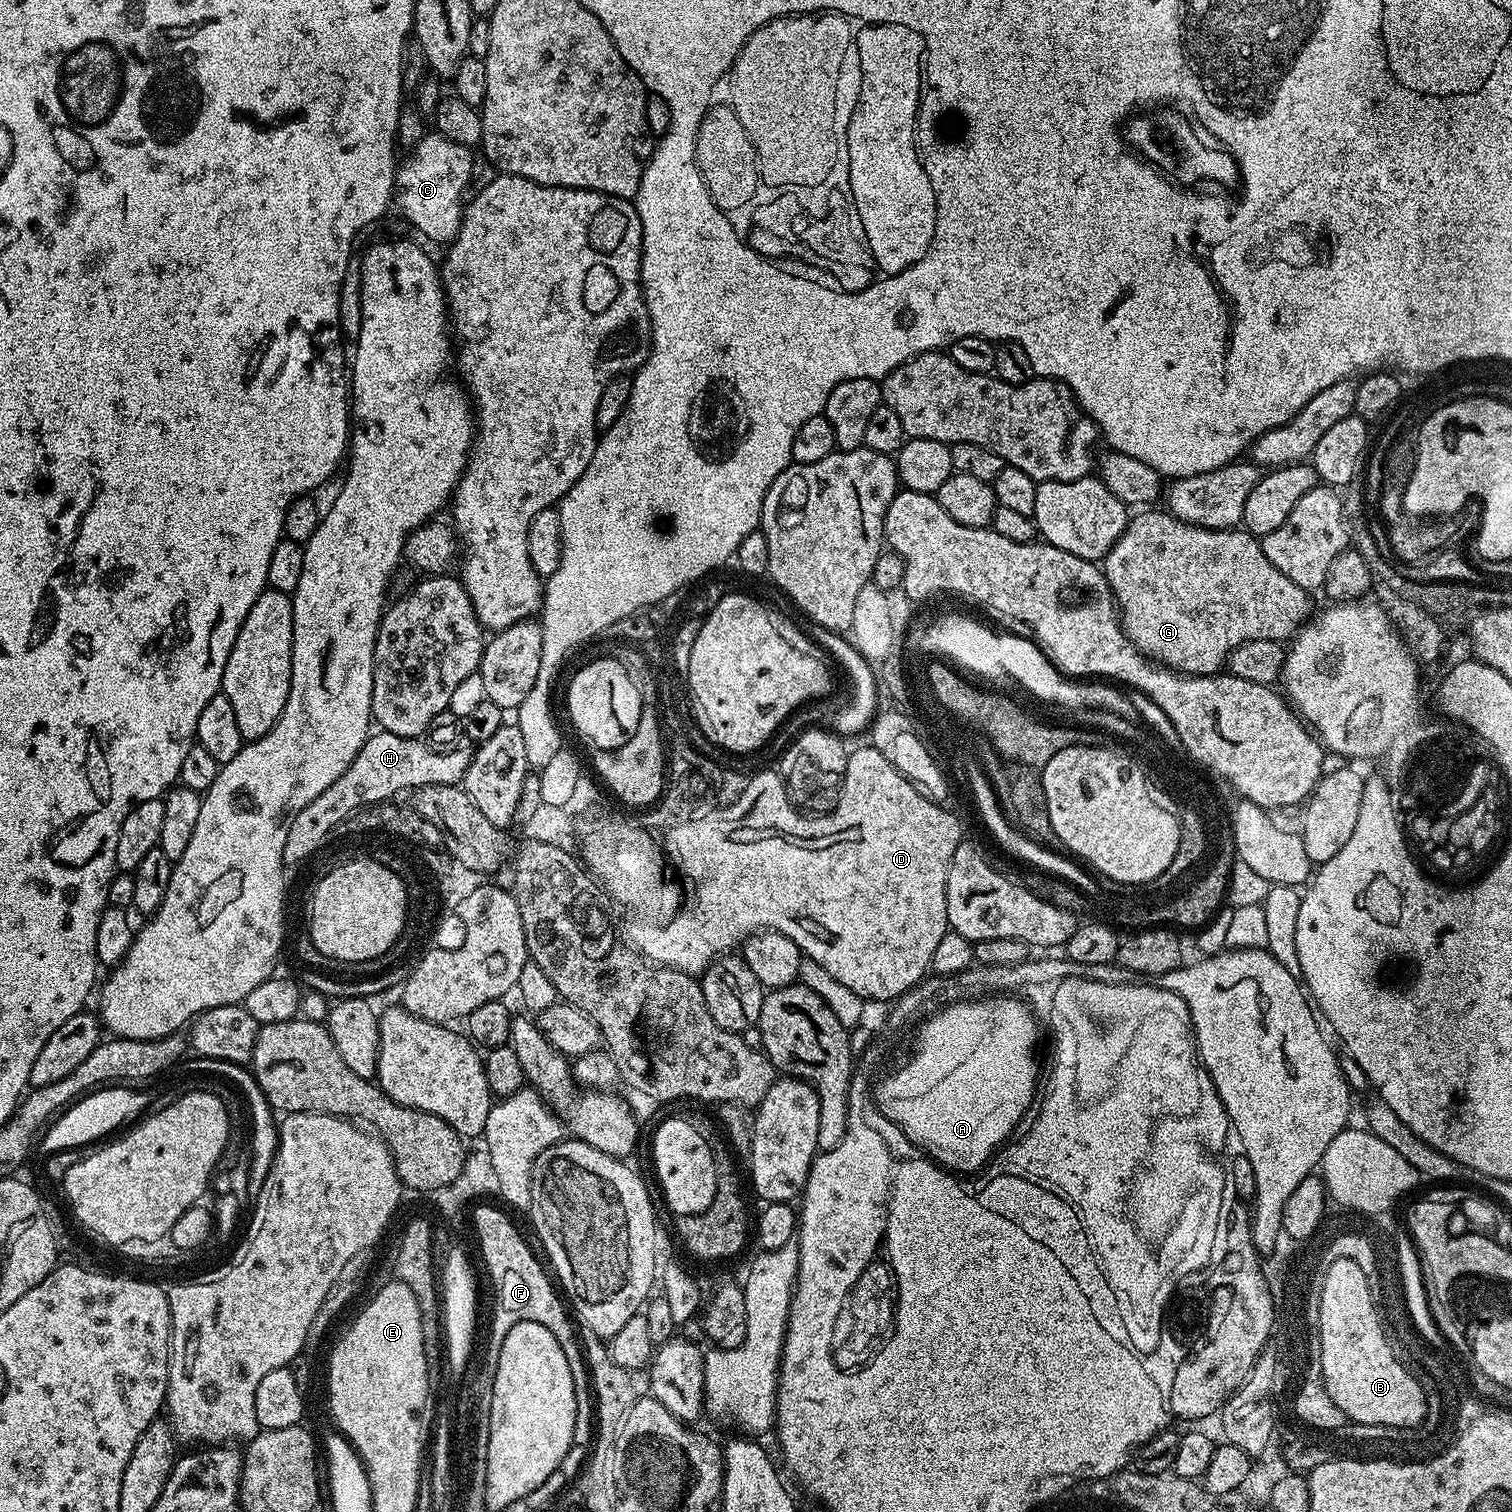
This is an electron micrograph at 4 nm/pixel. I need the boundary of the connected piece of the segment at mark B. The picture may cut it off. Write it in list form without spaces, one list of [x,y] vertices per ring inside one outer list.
[[[1342,1258],[1330,1266],[1322,1282],[1318,1321],[1324,1386],[1353,1424],[1399,1428],[1420,1426],[1428,1412],[1422,1386],[1402,1370],[1400,1357],[1390,1350],[1371,1301],[1366,1275],[1358,1262]]]

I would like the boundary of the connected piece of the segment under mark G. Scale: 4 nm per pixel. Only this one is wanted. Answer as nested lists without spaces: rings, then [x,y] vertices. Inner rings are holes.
[[[1156,510],[1137,511],[1140,513],[1137,516],[1135,513],[1129,519],[1128,525],[1121,531],[1118,542],[1114,542],[1114,546],[1104,554],[1102,561],[1102,571],[1106,582],[1112,588],[1112,598],[1118,609],[1124,634],[1139,652],[1144,653],[1145,657],[1163,664],[1164,667],[1172,669],[1177,674],[1214,676],[1227,665],[1228,655],[1238,646],[1242,646],[1242,642],[1254,642],[1258,638],[1287,641],[1295,636],[1299,632],[1301,624],[1309,619],[1310,613],[1313,611],[1312,600],[1308,597],[1311,596],[1309,589],[1290,582],[1290,578],[1286,578],[1286,574],[1282,574],[1282,570],[1278,570],[1278,566],[1274,566],[1274,562],[1270,562],[1270,558],[1266,558],[1260,540],[1251,532],[1236,528],[1199,528],[1196,524],[1188,524],[1185,520],[1179,520],[1167,510],[1152,511]]]

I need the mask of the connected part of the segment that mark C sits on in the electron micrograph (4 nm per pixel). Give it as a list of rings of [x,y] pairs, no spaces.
[[[432,130],[424,135],[418,142],[416,148],[407,153],[408,156],[399,161],[396,169],[396,186],[394,189],[395,207],[404,211],[404,216],[425,236],[441,246],[447,245],[456,237],[460,229],[460,218],[462,215],[462,201],[465,199],[464,191],[472,180],[472,156],[465,145],[458,142],[450,142],[450,138],[440,135]]]

